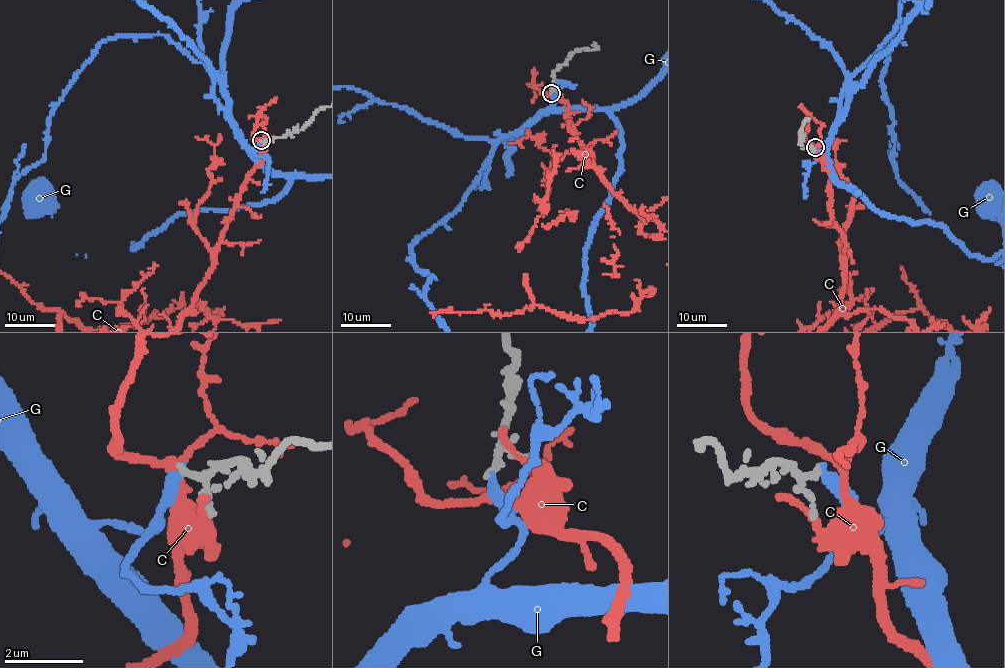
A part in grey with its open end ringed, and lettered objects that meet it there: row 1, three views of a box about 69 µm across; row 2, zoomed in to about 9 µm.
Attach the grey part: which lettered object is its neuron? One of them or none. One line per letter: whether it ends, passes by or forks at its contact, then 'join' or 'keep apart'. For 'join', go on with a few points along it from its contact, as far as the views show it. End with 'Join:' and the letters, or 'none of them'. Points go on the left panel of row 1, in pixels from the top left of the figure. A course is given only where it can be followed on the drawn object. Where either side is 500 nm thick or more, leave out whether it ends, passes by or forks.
C: it ends; keep apart
G: it ends; join
Join: G

